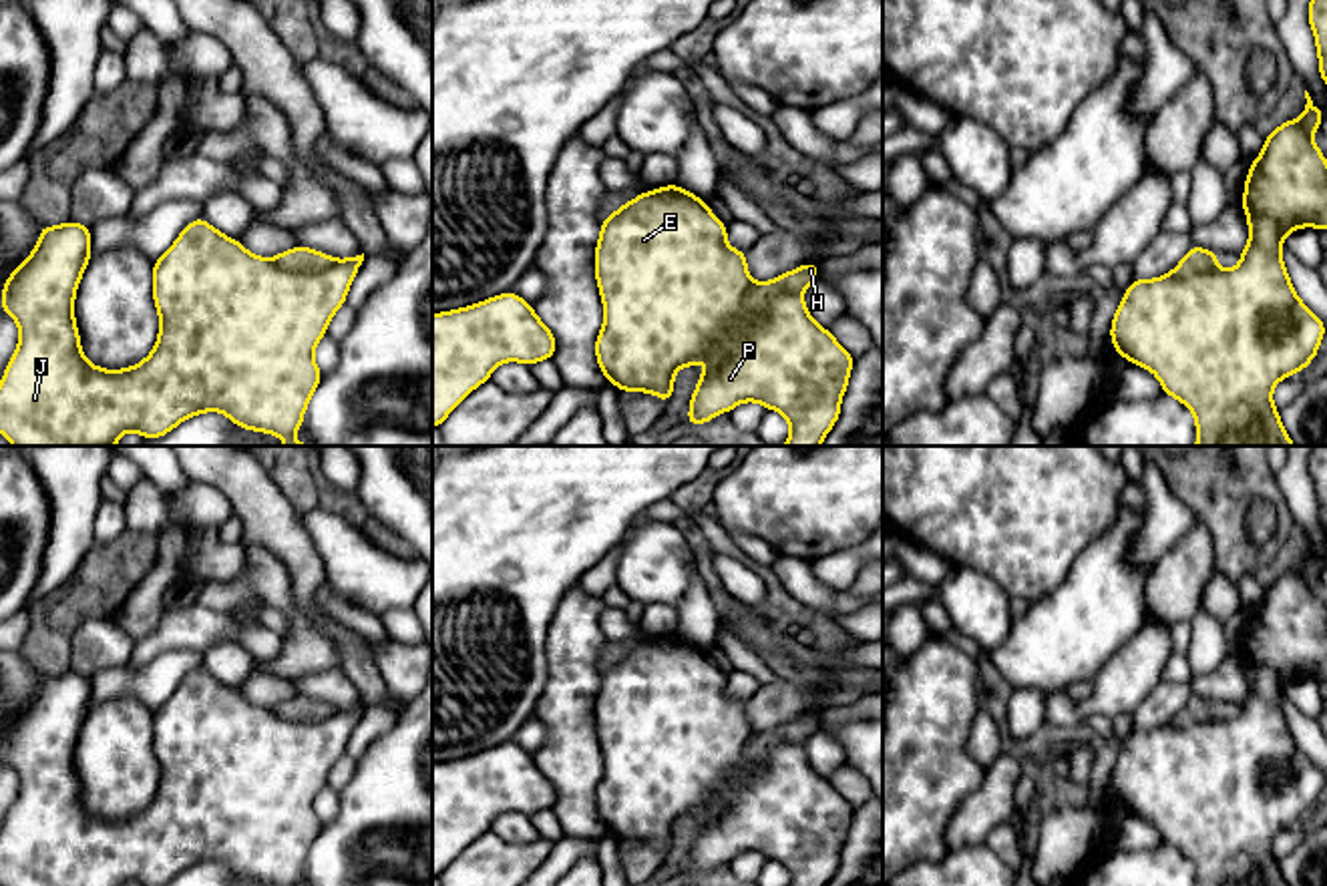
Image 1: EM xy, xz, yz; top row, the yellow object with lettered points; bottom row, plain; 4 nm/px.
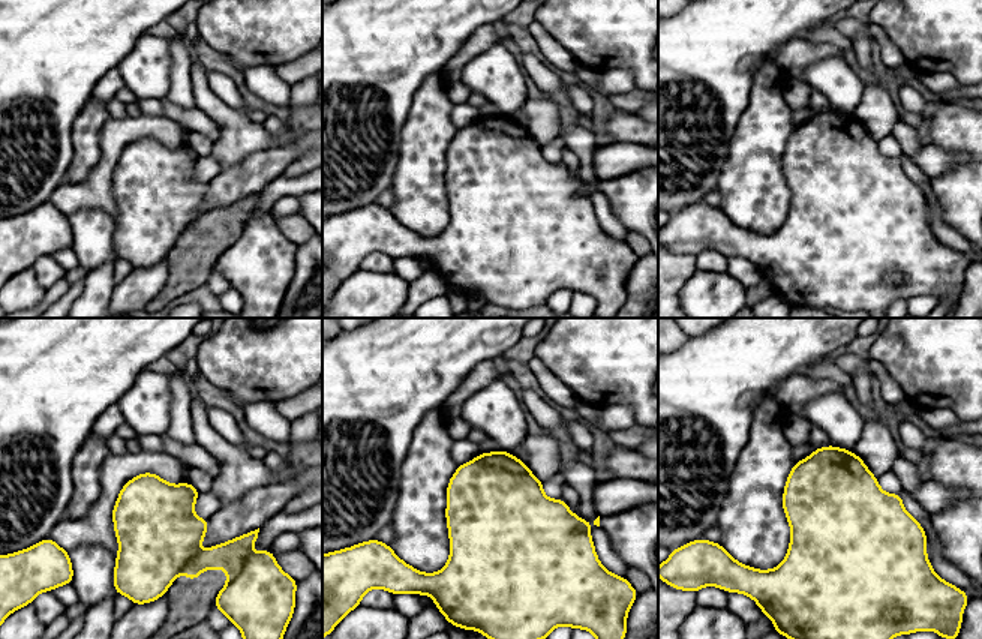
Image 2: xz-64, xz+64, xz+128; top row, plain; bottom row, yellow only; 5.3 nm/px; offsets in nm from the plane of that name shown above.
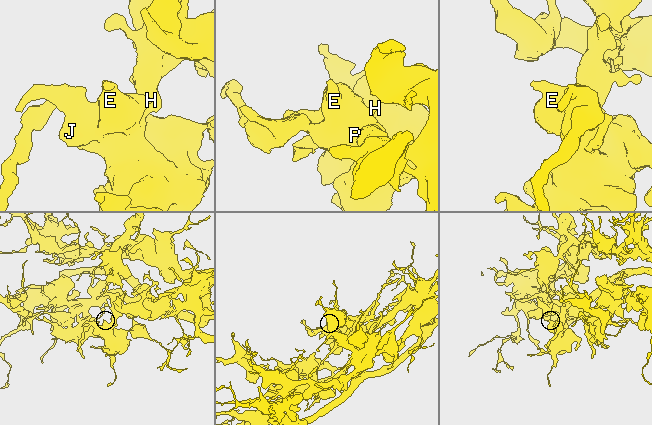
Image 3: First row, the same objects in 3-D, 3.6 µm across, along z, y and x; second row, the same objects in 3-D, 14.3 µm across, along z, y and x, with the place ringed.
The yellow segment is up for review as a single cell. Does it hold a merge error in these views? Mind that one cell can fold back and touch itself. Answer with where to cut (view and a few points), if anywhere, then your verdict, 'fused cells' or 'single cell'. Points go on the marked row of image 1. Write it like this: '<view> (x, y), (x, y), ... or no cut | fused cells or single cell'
xz (801, 296), (781, 294), (765, 304), (746, 302) | fused cells

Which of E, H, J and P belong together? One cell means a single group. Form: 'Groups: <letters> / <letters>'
Groups: E J P / H

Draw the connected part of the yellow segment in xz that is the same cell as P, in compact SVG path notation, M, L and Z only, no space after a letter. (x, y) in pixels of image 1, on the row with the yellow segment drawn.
M674 185L639 193L601 221L595 247L595 281L603 299L603 327L595 340L595 358L619 392L647 392L666 402L674 396L674 376L680 368L714 358L702 370L684 422L702 426L720 412L732 412L740 402L758 402L780 412L790 424L782 446L820 446L840 416L840 400L848 386L855 358L818 325L800 295L784 293L766 305L750 305L748 293L756 285L746 267L748 251L726 243L728 225L706 201Z

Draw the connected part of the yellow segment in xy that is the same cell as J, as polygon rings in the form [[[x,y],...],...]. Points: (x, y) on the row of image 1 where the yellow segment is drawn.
[[[199,215],[153,261],[153,301],[161,321],[153,352],[137,366],[111,372],[82,356],[74,319],[74,295],[90,261],[90,243],[90,227],[76,221],[42,225],[34,251],[2,285],[0,307],[20,329],[16,352],[0,382],[0,434],[6,440],[14,446],[115,446],[125,432],[137,432],[145,440],[161,438],[191,416],[223,412],[243,430],[286,438],[281,446],[314,446],[290,438],[300,432],[304,412],[324,378],[314,362],[314,350],[326,336],[332,315],[346,303],[364,253],[334,259],[320,273],[294,273],[249,253]]]

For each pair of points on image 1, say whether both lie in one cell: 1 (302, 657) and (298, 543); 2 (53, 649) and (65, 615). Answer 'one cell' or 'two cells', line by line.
1: two cells
2: one cell

